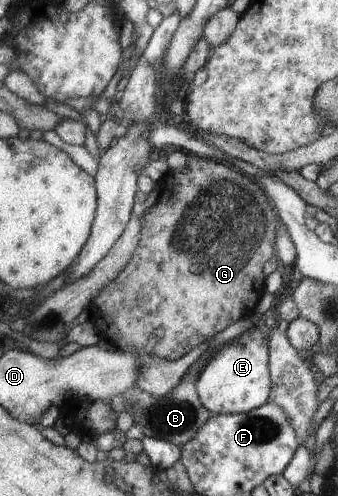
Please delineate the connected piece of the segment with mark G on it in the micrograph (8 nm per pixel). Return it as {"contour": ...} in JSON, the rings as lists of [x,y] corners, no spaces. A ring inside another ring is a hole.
{"contour":[[[187,154],[186,170],[184,172],[168,172],[165,178],[159,182],[159,193],[155,204],[146,208],[138,232],[138,244],[128,258],[128,262],[113,280],[110,280],[92,300],[92,304],[87,308],[85,319],[93,326],[98,326],[99,337],[107,340],[116,350],[133,354],[148,354],[156,356],[160,360],[174,361],[185,356],[190,350],[198,347],[206,340],[212,339],[218,332],[224,330],[242,318],[250,316],[254,312],[254,306],[258,298],[262,296],[265,275],[262,266],[272,258],[274,254],[274,232],[277,232],[275,211],[273,210],[270,199],[265,193],[256,186],[256,182],[232,166],[226,166],[225,162],[214,159],[201,158]]]}

